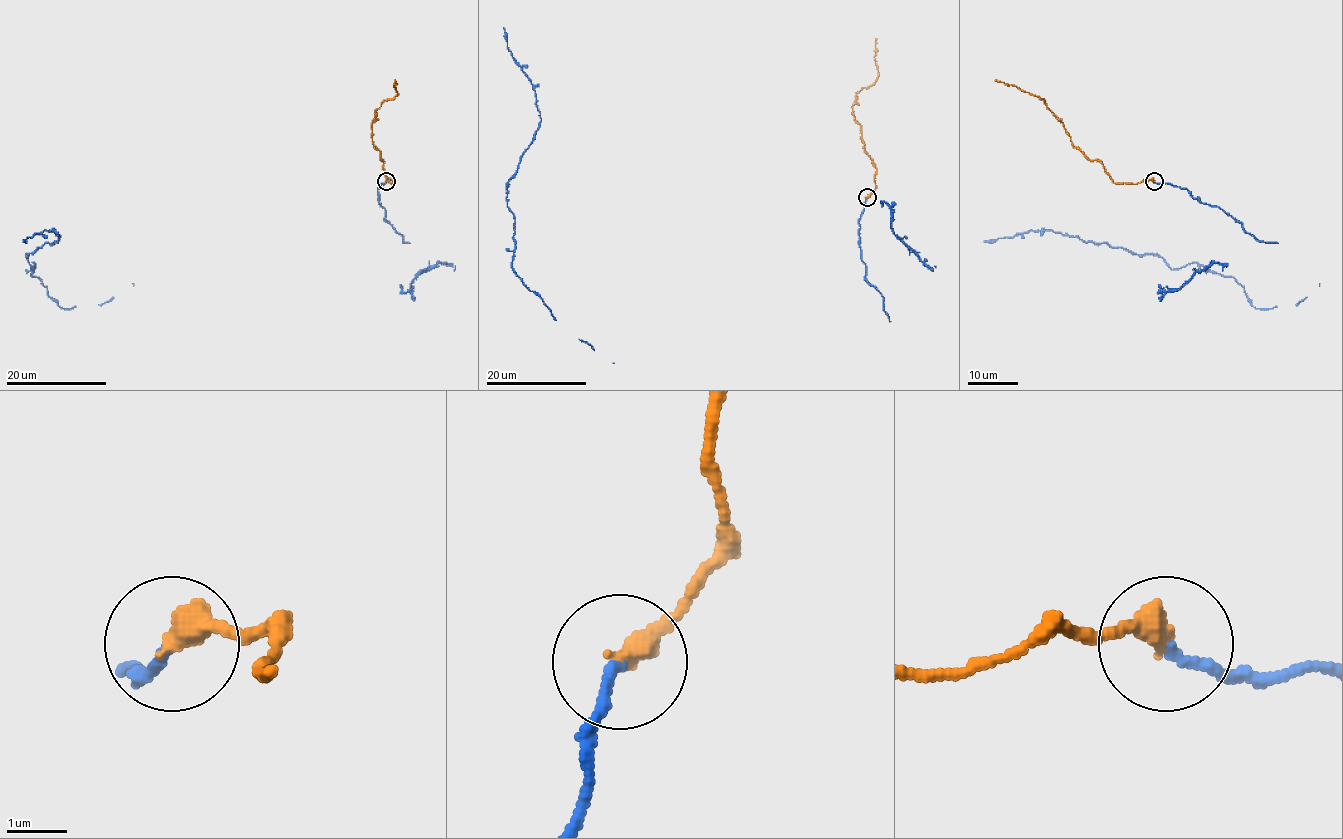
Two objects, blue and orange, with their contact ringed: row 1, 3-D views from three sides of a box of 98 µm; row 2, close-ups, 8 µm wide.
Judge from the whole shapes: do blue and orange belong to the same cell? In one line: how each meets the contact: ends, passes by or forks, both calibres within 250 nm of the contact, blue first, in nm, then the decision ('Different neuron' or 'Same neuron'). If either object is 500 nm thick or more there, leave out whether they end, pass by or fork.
At the ring blue ends. At the ring orange ends. Thickness 170 nm (blue) against 440 nm. Same neuron

